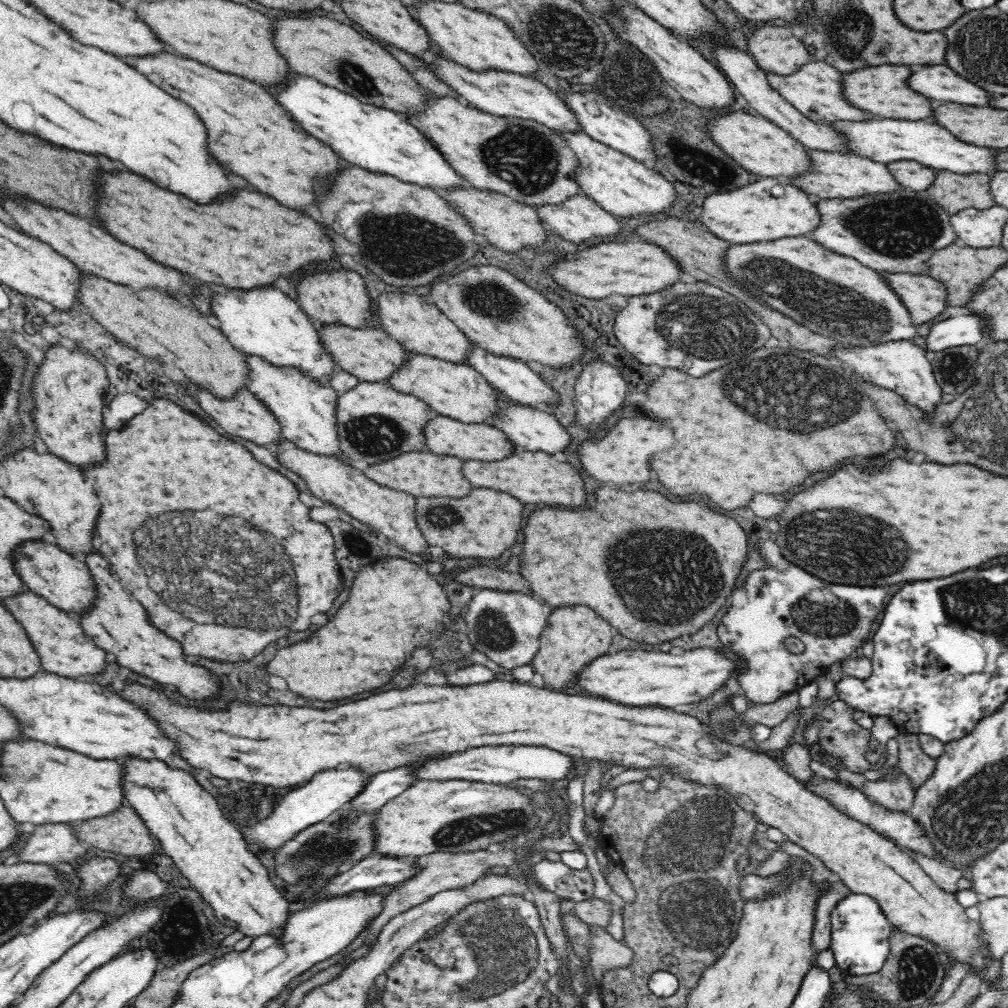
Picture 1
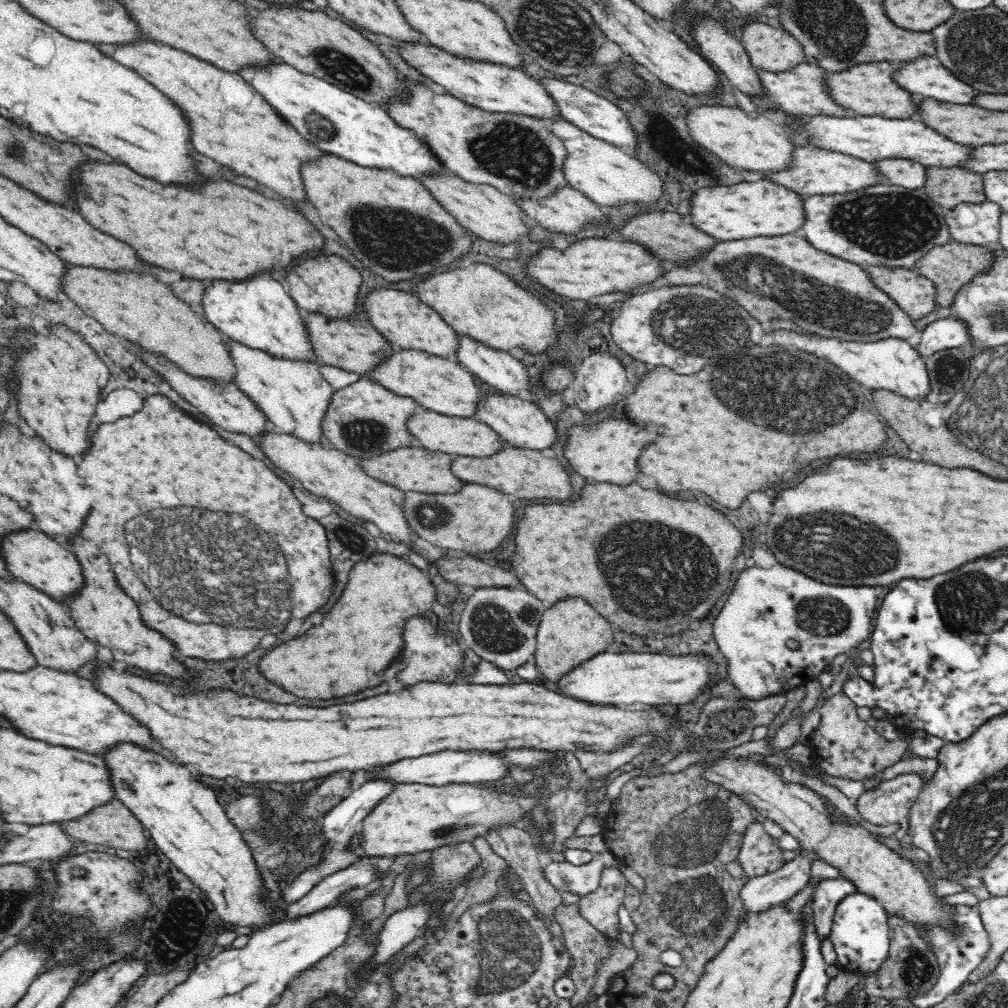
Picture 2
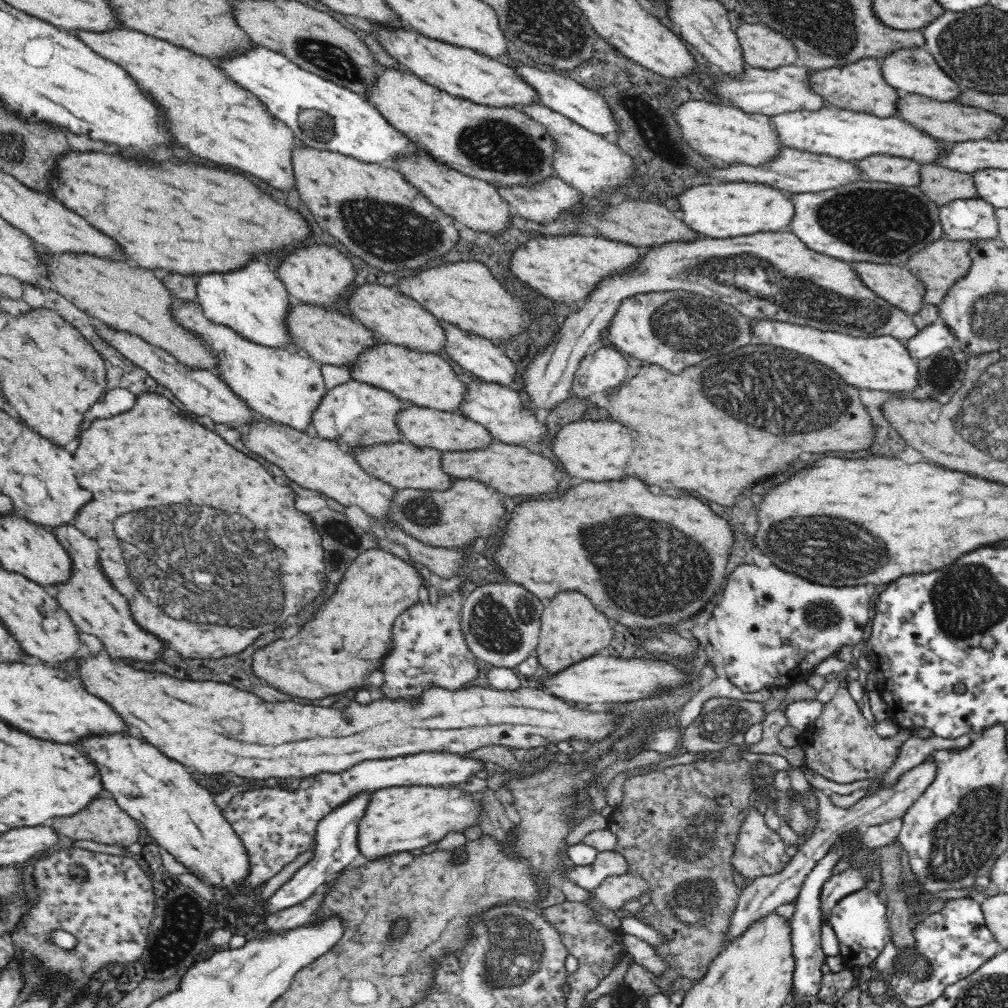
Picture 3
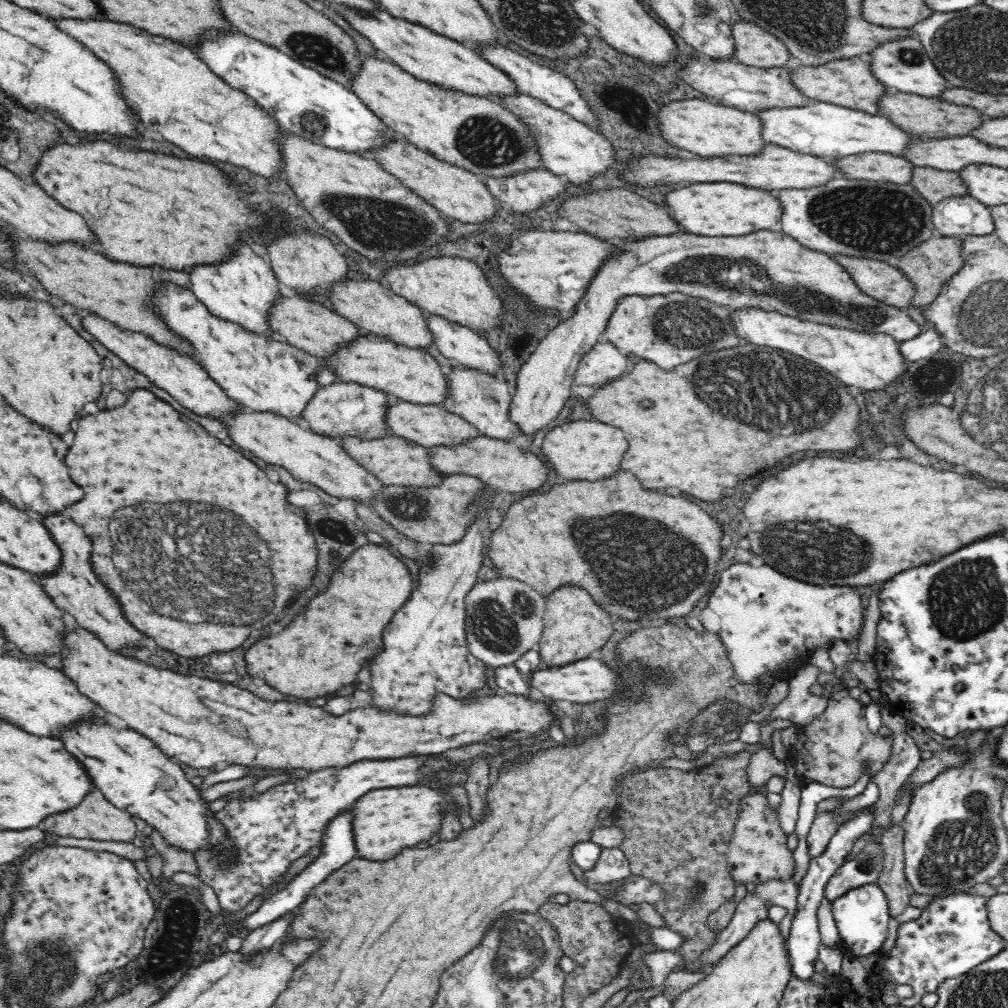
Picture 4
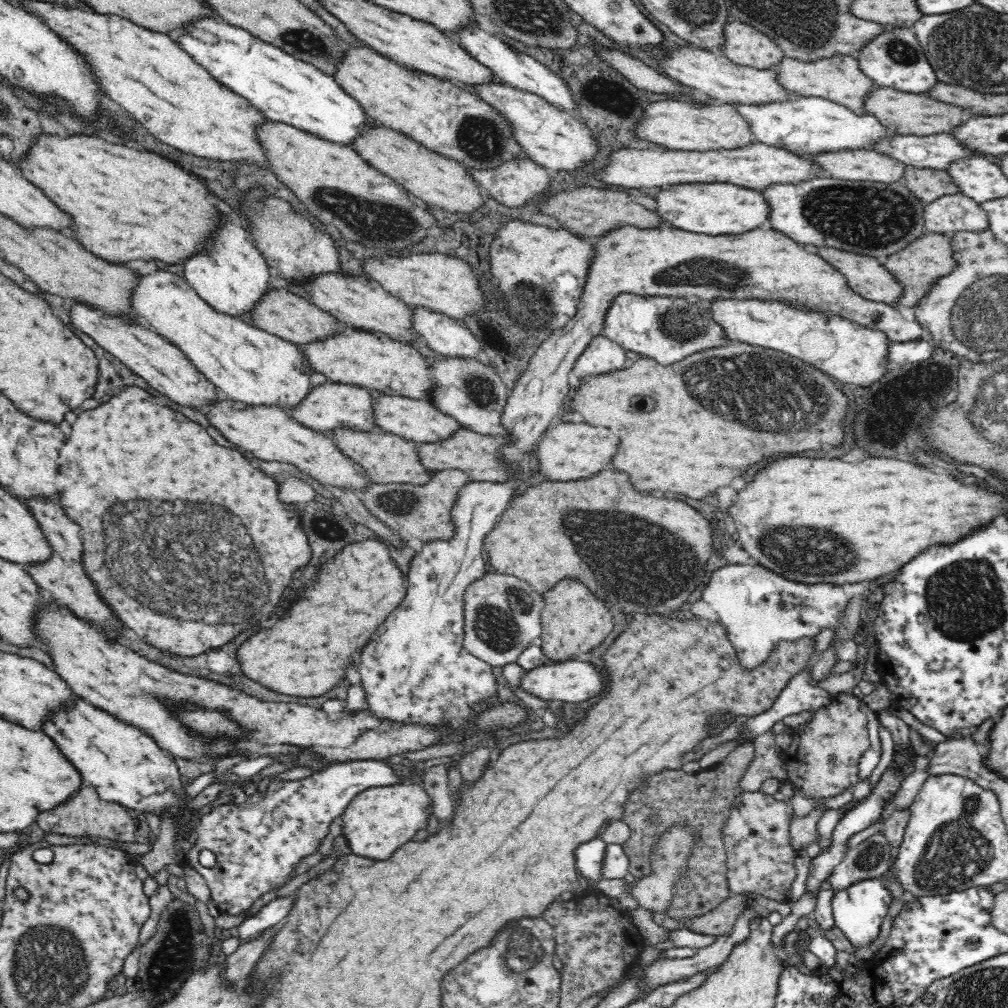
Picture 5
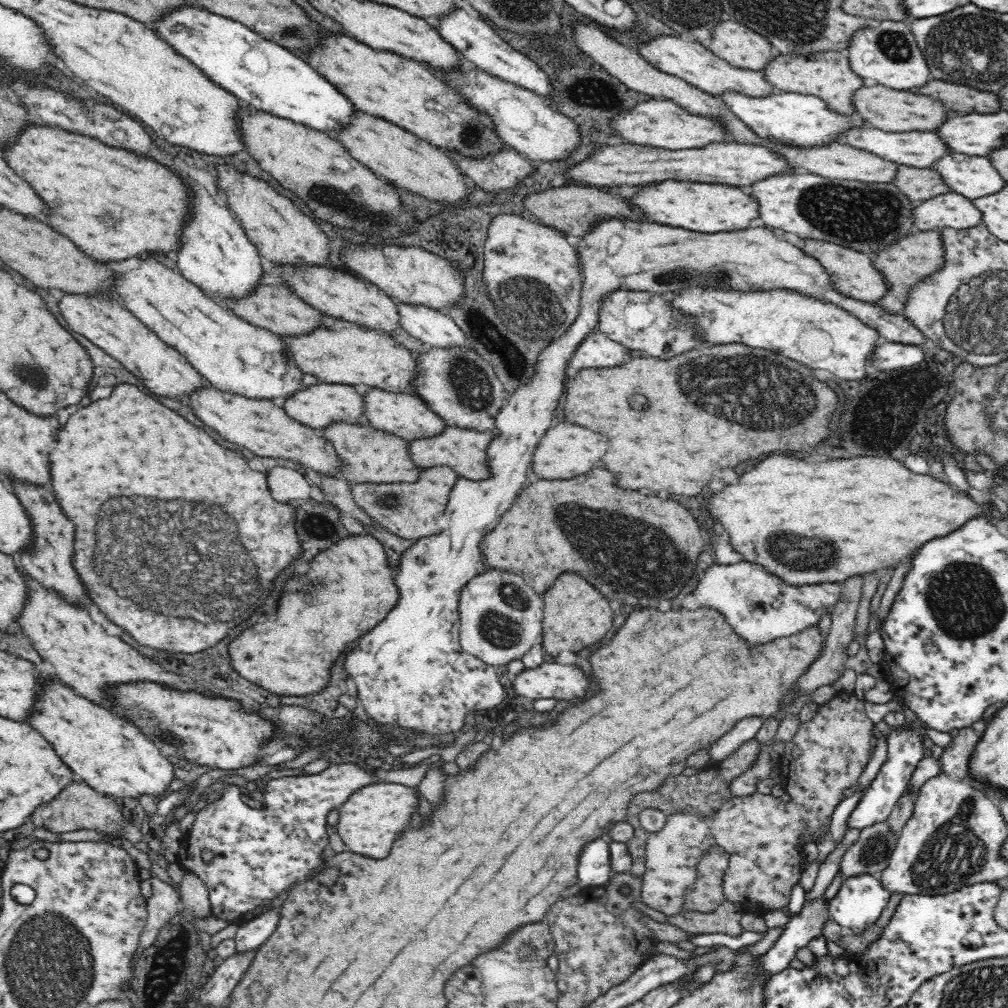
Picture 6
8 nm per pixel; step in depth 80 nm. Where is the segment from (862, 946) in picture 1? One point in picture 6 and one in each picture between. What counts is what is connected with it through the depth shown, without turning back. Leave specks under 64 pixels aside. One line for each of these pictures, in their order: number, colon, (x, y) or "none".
2: (860, 934)
3: (859, 920)
4: (861, 915)
5: (859, 911)
6: (860, 900)

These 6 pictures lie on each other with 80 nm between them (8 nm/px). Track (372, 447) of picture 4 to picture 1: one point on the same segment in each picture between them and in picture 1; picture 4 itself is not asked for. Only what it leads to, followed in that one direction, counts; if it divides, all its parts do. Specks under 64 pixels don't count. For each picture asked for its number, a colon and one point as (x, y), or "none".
1: (425, 474)
2: (409, 469)
3: (403, 465)

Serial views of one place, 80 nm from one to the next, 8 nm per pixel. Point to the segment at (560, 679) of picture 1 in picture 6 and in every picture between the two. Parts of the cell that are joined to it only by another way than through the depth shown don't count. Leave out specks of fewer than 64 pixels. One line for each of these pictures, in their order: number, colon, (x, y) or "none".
2: (570, 632)
3: (571, 629)
4: (573, 626)
5: (574, 621)
6: (575, 615)

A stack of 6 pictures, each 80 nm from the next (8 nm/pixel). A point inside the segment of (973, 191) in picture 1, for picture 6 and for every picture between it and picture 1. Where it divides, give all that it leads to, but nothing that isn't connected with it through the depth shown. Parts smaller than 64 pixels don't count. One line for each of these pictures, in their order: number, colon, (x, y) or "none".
2: (948, 187)
3: (942, 185)
4: (934, 185)
5: (928, 185)
6: (918, 184)

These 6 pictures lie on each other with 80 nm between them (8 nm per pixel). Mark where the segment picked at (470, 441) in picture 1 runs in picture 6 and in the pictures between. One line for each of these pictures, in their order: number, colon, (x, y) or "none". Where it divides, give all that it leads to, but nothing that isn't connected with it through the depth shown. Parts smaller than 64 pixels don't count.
2: (467, 437)
3: (424, 427)
4: (428, 425)
5: (420, 421)
6: (405, 415)

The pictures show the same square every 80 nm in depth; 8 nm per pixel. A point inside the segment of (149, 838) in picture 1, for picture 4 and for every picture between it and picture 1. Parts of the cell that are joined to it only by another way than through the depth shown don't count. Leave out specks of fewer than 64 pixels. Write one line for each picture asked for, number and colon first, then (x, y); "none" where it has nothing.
2: (114, 824)
3: (103, 821)
4: (95, 817)

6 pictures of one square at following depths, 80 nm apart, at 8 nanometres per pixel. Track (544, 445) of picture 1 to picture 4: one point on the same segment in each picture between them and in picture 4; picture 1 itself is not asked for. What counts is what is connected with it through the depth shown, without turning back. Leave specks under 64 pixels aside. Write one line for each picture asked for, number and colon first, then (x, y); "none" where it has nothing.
2: (520, 423)
3: (503, 412)
4: (484, 401)

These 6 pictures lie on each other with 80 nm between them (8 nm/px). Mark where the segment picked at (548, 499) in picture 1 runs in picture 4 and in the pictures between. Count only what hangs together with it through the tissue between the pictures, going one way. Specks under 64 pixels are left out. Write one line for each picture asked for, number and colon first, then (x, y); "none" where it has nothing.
2: (523, 474)
3: (515, 471)
4: (502, 466)

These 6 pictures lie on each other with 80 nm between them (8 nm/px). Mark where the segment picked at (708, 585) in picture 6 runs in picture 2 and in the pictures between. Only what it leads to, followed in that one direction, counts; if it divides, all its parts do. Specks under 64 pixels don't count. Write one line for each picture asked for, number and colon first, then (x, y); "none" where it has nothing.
2: (768, 606)
3: (775, 627)
4: (771, 624)
5: (758, 607)

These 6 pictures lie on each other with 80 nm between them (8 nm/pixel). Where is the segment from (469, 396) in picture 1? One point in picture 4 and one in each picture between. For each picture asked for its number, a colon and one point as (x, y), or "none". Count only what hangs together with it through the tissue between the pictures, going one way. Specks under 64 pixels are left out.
2: (441, 385)
3: (427, 380)
4: (412, 375)

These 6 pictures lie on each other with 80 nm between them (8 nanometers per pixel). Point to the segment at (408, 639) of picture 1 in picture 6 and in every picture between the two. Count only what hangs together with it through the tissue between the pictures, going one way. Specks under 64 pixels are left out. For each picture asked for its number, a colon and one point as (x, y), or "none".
2: (349, 651)
3: (331, 654)
4: (323, 650)
5: (300, 656)
6: (292, 655)

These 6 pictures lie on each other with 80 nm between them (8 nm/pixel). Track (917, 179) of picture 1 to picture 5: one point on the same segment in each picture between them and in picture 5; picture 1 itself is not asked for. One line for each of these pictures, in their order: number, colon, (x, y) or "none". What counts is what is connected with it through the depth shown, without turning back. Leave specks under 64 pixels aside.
2: (901, 172)
3: (898, 171)
4: (876, 166)
5: (863, 165)

